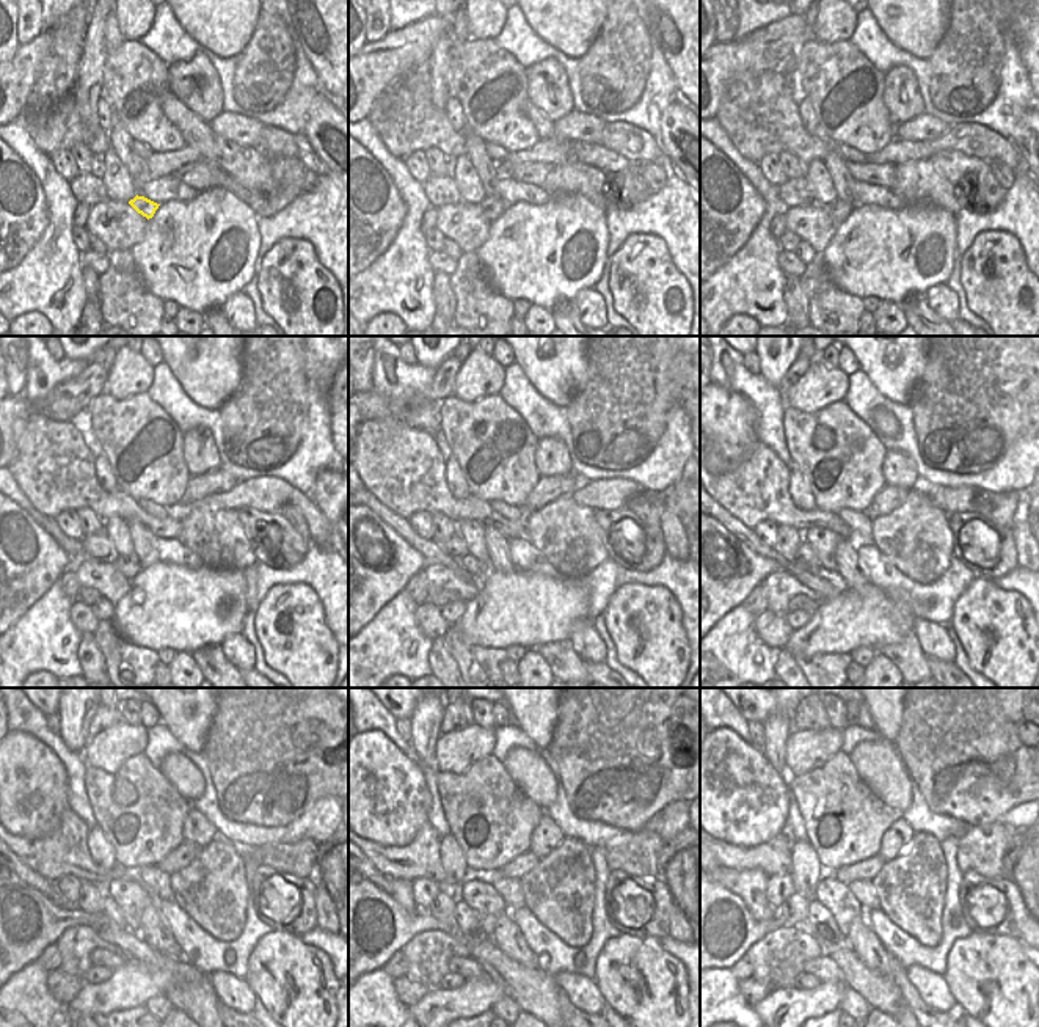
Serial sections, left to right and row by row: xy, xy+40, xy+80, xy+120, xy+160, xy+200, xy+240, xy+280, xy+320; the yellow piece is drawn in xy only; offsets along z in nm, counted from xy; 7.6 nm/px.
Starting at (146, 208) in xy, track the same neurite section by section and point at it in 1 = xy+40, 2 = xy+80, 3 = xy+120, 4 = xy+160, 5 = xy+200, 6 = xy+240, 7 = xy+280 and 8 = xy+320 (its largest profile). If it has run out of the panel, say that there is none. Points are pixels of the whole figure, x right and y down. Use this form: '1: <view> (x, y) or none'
1: xy+40 (493, 208)
2: xy+80 (838, 211)
3: xy+120 (129, 567)
4: xy+160 (471, 569)
5: xy+200 (732, 570)
6: xy+240 (29, 922)
7: xy+280 (380, 927)
8: xy+320 (732, 930)

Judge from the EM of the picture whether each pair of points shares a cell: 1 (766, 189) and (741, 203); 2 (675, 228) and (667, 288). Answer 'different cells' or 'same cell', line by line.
1: different cells
2: different cells

